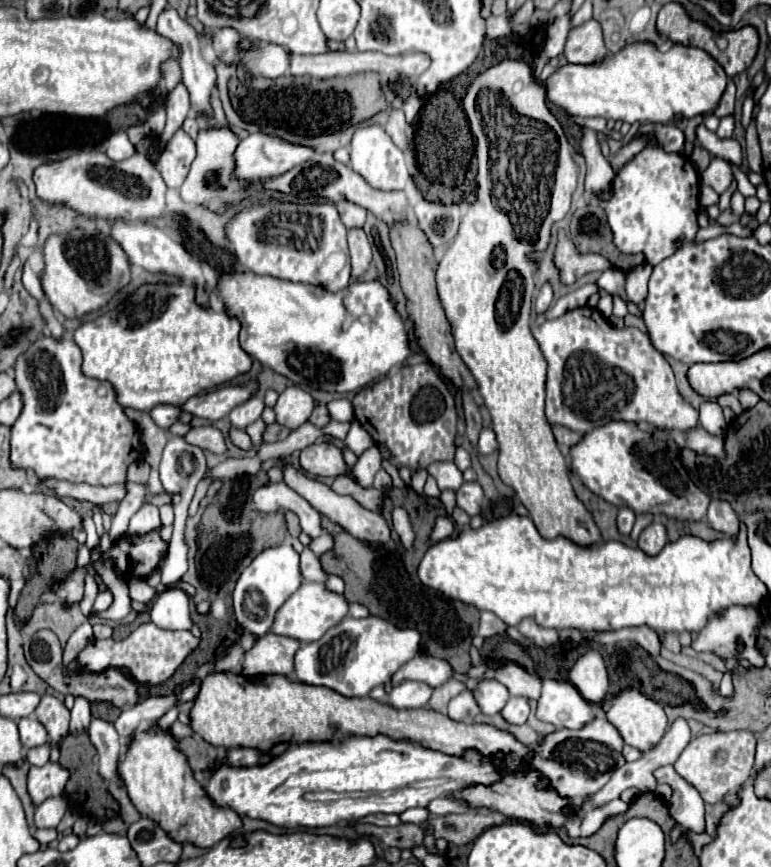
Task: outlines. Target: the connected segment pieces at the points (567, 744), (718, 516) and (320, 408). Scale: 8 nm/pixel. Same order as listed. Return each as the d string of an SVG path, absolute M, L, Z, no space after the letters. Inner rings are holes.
M601 713L595 723L589 723L579 731L559 729L553 735L547 735L541 747L533 749L535 755L531 761L531 769L537 769L543 777L551 779L551 785L559 791L559 795L581 801L583 797L603 789L605 783L611 779L613 771L623 761L621 747L623 739L619 731L615 731L615 727Z
M713 499L709 503L707 521L717 531L723 531L723 533L733 535L733 537L739 531L739 517L737 517L737 513L733 511L733 507L727 501L721 501L721 499Z
M315 405L309 421L315 425L315 427L323 427L329 423L329 413L327 413L327 407L325 405Z

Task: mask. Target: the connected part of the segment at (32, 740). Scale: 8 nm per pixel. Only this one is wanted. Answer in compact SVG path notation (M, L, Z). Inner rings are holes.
M23 717L19 721L19 737L21 737L21 745L25 749L43 745L43 743L49 741L47 731L43 731L43 725L35 717Z

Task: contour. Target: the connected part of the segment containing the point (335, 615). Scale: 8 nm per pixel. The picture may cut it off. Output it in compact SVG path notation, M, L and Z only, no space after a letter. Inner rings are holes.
M305 581L299 587L299 591L295 595L291 595L291 599L287 599L287 603L283 603L283 607L277 611L271 631L277 633L277 635L285 635L285 637L297 639L299 643L313 643L327 629L331 629L343 617L347 617L347 613L349 613L349 607L347 607L347 599L343 595L337 595L337 593L329 591L325 587L325 583Z

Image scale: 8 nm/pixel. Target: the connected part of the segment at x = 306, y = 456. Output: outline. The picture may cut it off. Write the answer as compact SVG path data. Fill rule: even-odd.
M313 443L311 447L303 449L301 467L315 477L351 477L351 469L343 459L343 451L329 443Z

